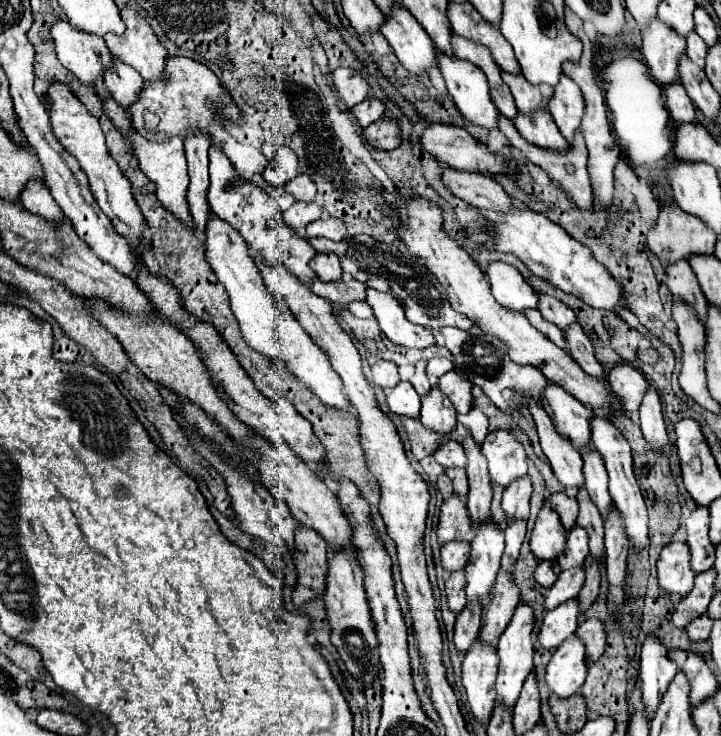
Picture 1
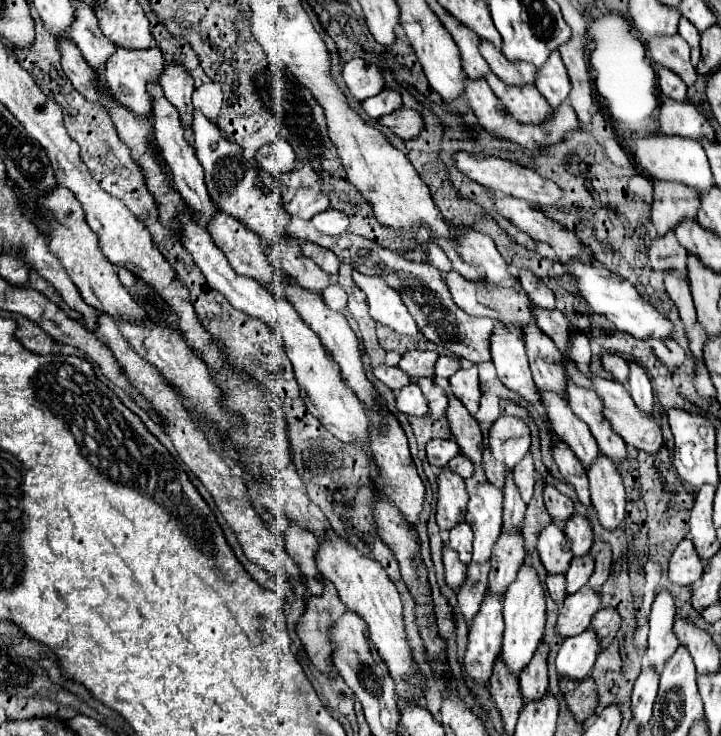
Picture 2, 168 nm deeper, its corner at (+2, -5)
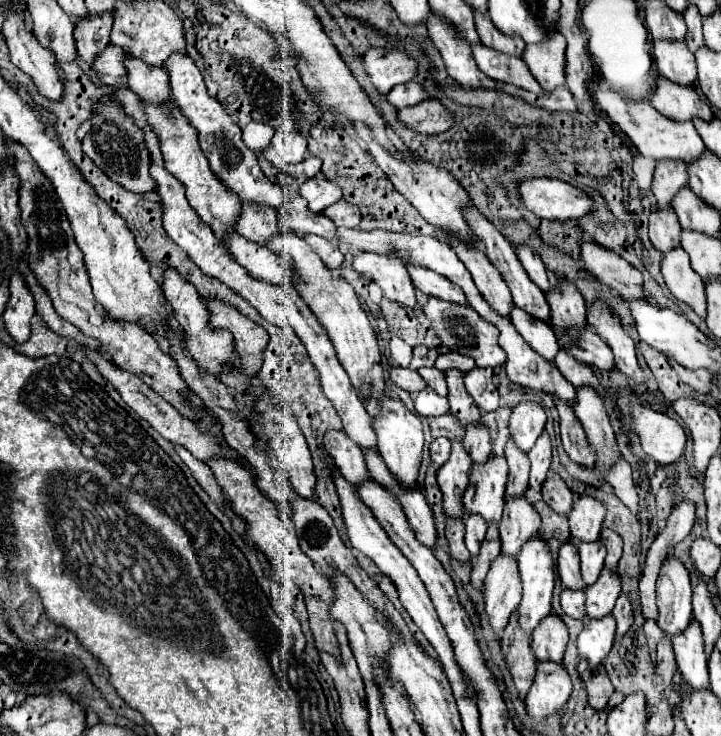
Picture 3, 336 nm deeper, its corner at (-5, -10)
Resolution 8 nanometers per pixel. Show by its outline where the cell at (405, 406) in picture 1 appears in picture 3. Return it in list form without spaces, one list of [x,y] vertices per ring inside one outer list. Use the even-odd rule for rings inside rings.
[[[424,387],[414,397],[414,409],[420,417],[432,417],[432,415],[446,415],[448,413],[448,399],[442,399],[436,395],[430,387]]]

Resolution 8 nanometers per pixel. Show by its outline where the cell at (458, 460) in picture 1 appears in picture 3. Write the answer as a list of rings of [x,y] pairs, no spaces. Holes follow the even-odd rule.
[[[438,437],[430,443],[430,459],[436,463],[436,467],[442,467],[448,459],[450,459],[450,439],[446,437]]]

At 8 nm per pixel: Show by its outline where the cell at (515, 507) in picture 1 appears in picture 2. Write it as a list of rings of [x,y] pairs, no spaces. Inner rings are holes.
[[[531,452],[527,454],[527,458],[523,458],[523,462],[519,462],[519,466],[515,466],[513,476],[515,476],[515,484],[521,492],[521,498],[525,502],[529,502],[533,496],[533,486],[535,486],[535,464],[531,458]]]

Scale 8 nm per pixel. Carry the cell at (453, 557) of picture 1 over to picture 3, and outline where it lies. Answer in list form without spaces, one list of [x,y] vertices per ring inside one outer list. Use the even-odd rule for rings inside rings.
[[[470,515],[464,523],[466,523],[466,547],[472,555],[472,559],[476,559],[488,527],[486,527],[486,523],[482,523],[482,519],[478,519],[478,515]]]

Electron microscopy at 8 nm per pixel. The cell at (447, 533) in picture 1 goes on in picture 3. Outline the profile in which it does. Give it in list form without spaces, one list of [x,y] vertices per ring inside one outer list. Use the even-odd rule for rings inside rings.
[[[454,441],[448,463],[442,469],[438,469],[438,485],[444,495],[442,507],[444,507],[444,515],[450,519],[466,519],[468,517],[468,513],[464,511],[462,497],[468,487],[470,469],[472,469],[470,457],[466,455],[460,441]]]

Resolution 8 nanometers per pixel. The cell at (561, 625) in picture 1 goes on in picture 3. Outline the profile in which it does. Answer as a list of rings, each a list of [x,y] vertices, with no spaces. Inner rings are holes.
[[[602,569],[598,581],[592,587],[586,587],[586,617],[584,623],[592,619],[602,619],[604,615],[610,615],[614,609],[616,599],[620,597],[620,579],[616,571]]]

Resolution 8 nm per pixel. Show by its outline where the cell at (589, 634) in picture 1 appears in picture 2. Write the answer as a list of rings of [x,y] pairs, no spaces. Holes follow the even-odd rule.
[[[601,608],[595,616],[593,616],[593,622],[591,622],[591,628],[599,634],[599,644],[601,644],[601,650],[605,650],[611,640],[615,638],[617,630],[619,630],[619,612],[617,610],[611,610],[611,608]]]

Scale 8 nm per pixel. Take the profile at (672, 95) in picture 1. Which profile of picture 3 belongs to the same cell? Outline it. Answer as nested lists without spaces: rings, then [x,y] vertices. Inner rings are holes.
[[[658,41],[652,49],[654,63],[662,77],[678,85],[692,85],[696,81],[696,61],[686,43]]]

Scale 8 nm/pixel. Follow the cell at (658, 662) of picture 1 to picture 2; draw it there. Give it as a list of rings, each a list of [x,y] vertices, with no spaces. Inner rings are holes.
[[[661,590],[651,606],[649,614],[649,648],[647,658],[649,664],[661,668],[671,654],[677,650],[679,640],[673,632],[673,618],[675,618],[675,598],[669,590]]]

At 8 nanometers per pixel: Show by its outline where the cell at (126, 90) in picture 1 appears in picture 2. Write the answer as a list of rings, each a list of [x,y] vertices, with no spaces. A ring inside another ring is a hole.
[[[75,2],[75,26],[71,26],[71,40],[79,46],[89,66],[103,70],[109,56],[115,52],[113,42],[99,30],[95,12],[83,2]]]

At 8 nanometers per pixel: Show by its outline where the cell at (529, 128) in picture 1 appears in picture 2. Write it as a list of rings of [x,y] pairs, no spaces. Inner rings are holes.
[[[487,74],[485,80],[515,120],[525,124],[541,124],[549,118],[551,106],[547,106],[547,100],[535,86],[507,86],[505,82],[499,82],[495,74]]]

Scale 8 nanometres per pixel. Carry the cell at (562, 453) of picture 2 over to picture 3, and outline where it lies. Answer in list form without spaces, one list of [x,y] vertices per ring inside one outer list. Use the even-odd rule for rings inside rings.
[[[554,399],[554,403],[560,413],[560,437],[562,437],[564,451],[568,453],[568,457],[574,463],[578,463],[586,469],[594,467],[594,451],[590,449],[586,433],[582,431],[582,425],[576,419],[574,411],[570,411],[570,407],[566,407],[566,403],[562,403],[562,399]]]

